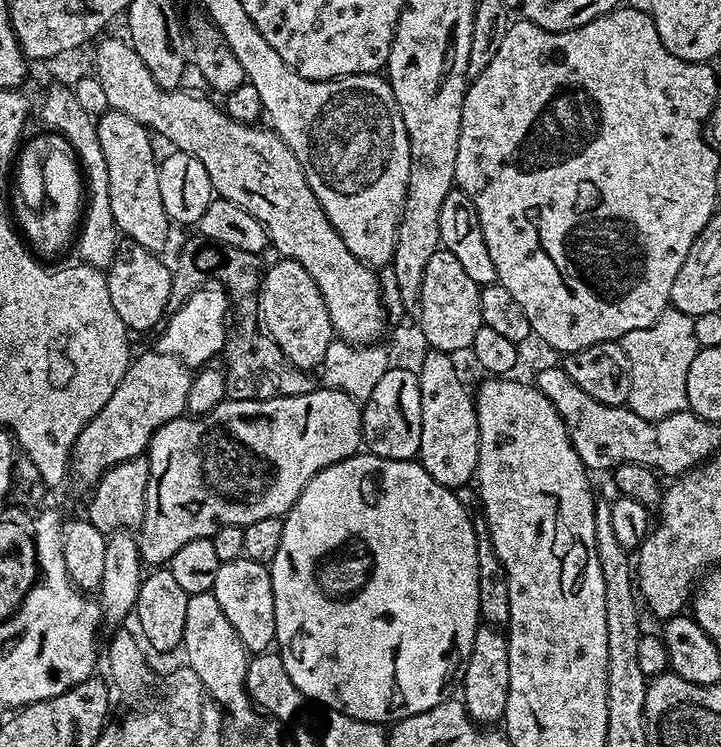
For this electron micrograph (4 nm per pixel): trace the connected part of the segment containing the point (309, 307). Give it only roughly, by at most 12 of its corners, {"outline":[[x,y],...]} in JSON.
{"outline":[[298,262],[267,265],[263,327],[294,366],[319,369],[334,339]]}

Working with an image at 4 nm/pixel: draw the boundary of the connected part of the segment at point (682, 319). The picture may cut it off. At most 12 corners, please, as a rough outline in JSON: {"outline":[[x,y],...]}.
{"outline":[[669,307],[623,338],[627,407],[647,420],[688,408],[693,317]]}

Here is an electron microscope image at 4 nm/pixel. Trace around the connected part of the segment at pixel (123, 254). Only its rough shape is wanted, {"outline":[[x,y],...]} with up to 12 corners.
{"outline":[[131,242],[106,270],[133,333],[169,311],[172,268]]}

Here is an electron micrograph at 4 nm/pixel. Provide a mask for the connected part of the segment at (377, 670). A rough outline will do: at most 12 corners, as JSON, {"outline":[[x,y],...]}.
{"outline":[[416,460],[283,517],[275,647],[305,701],[429,712],[481,623],[473,517]]}

